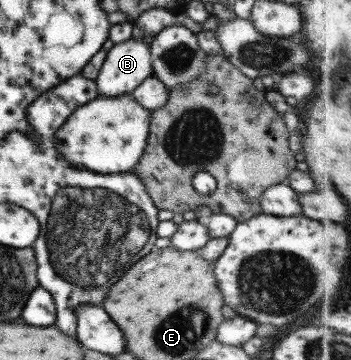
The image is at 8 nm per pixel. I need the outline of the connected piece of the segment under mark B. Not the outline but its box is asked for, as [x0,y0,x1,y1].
[94,38,152,96]

